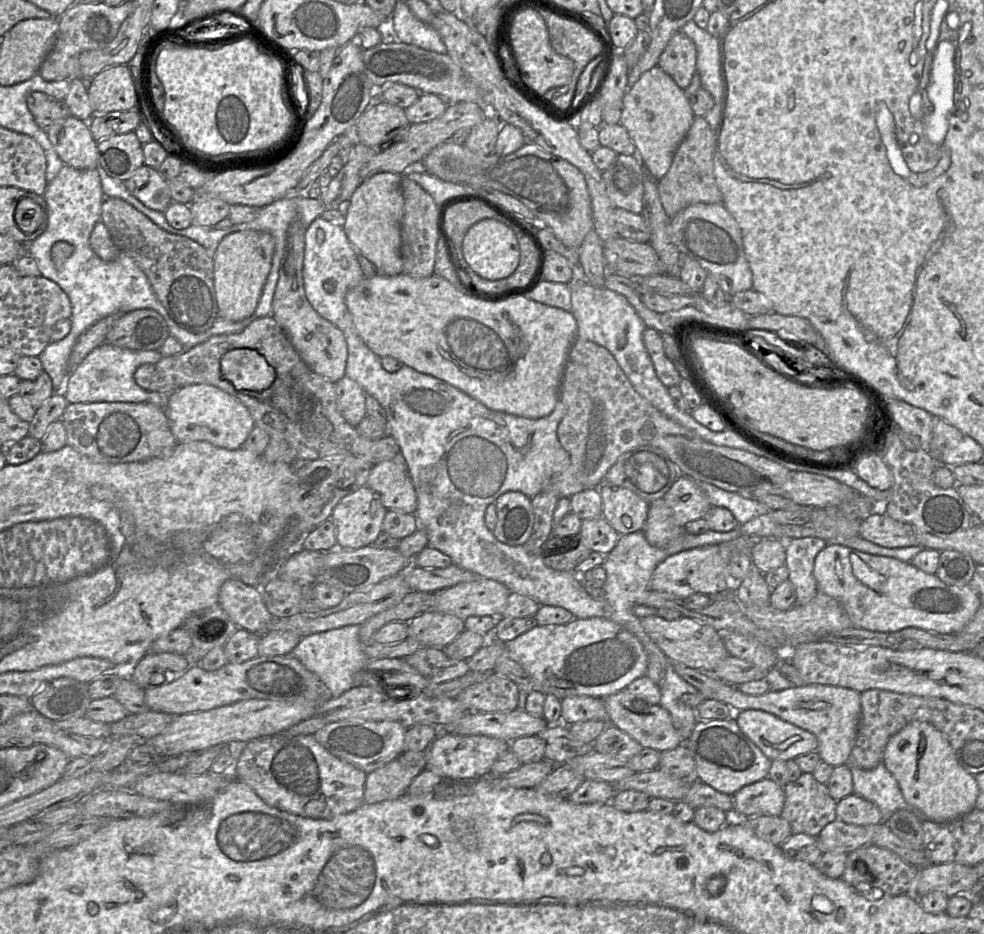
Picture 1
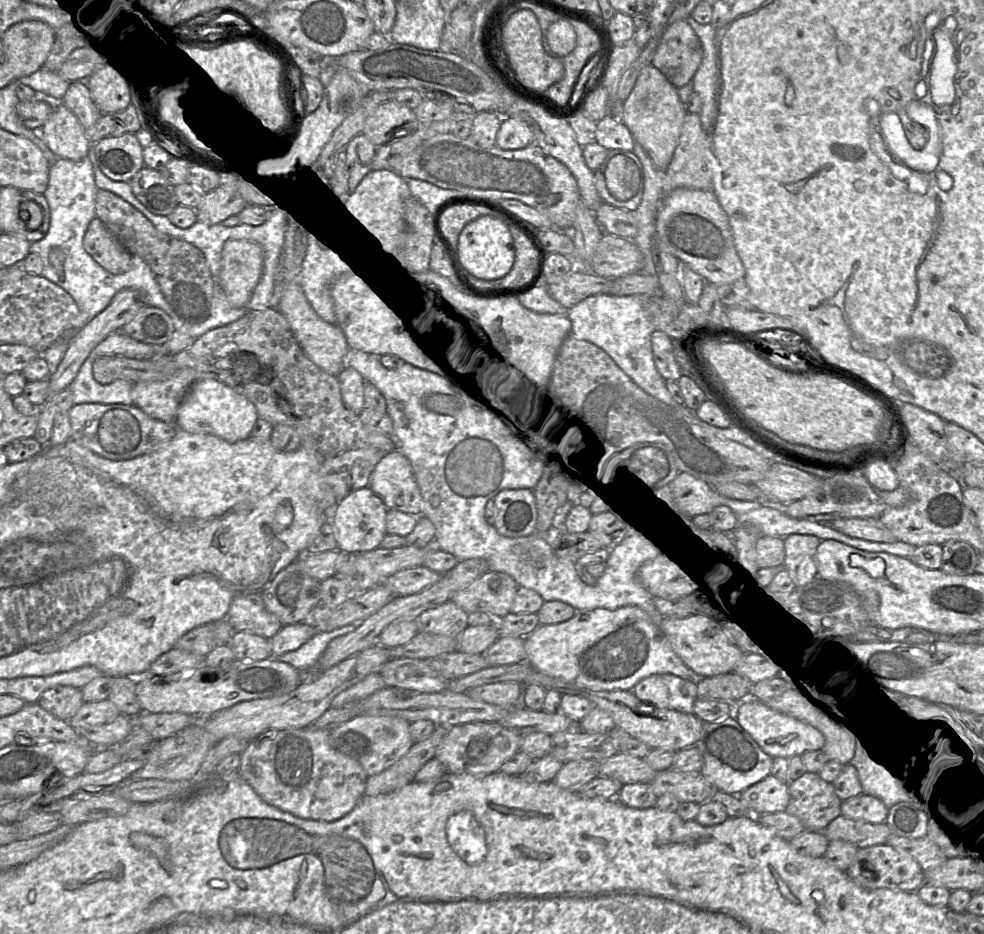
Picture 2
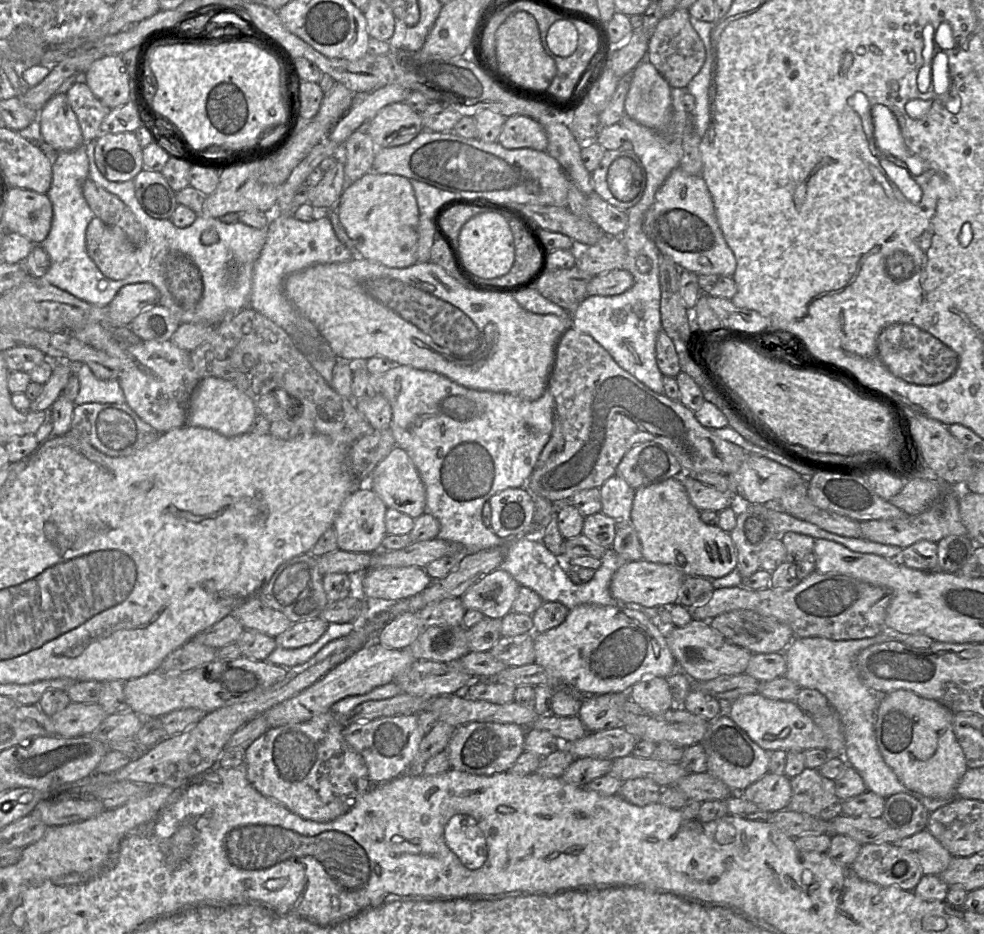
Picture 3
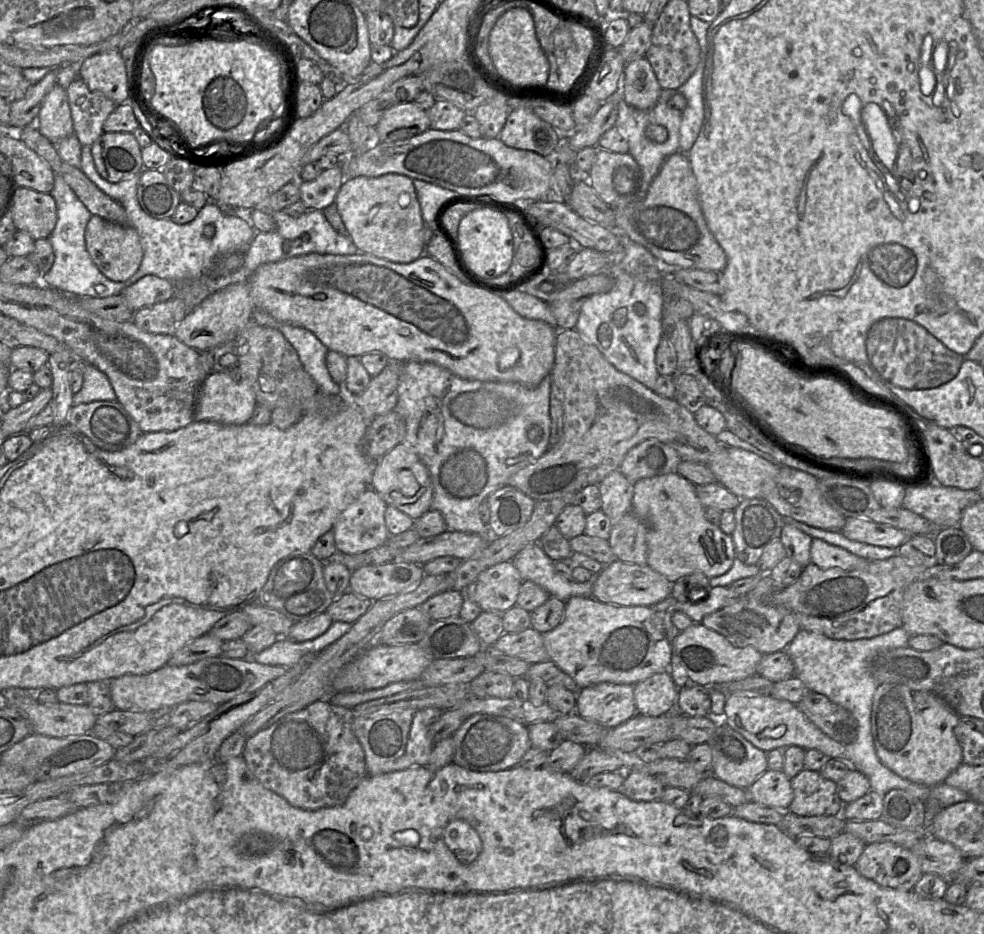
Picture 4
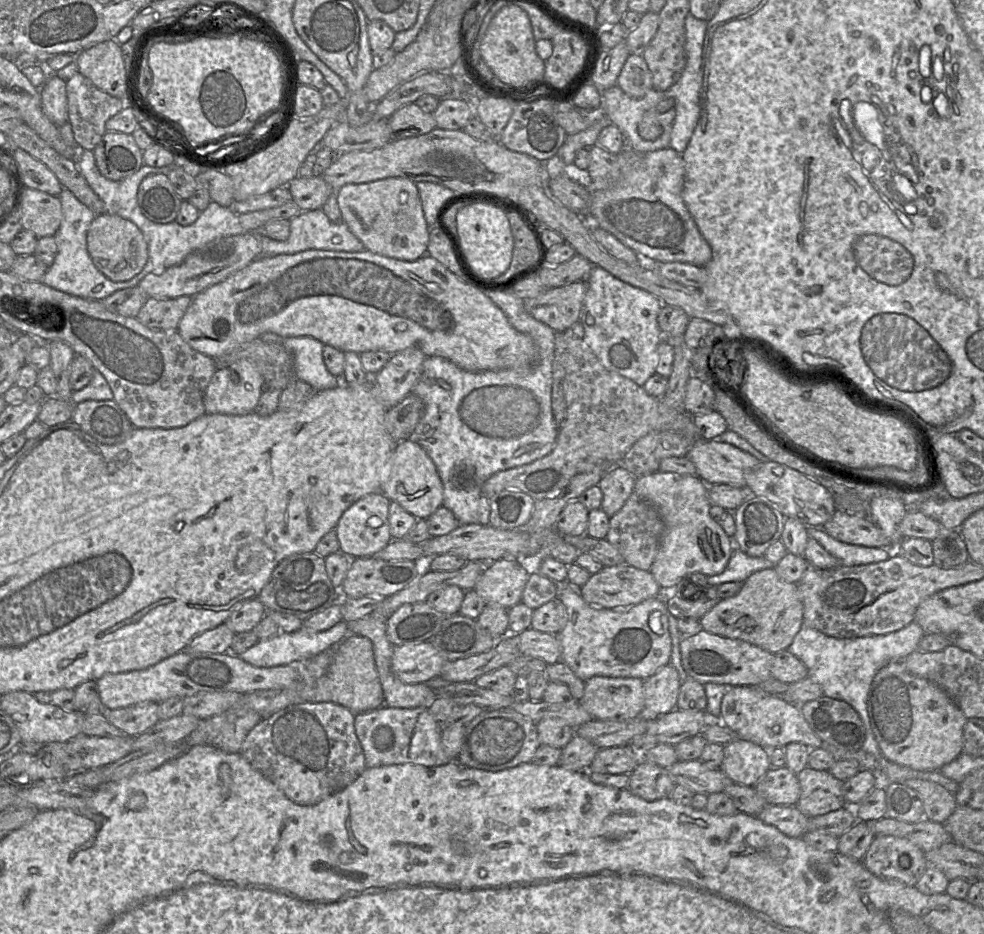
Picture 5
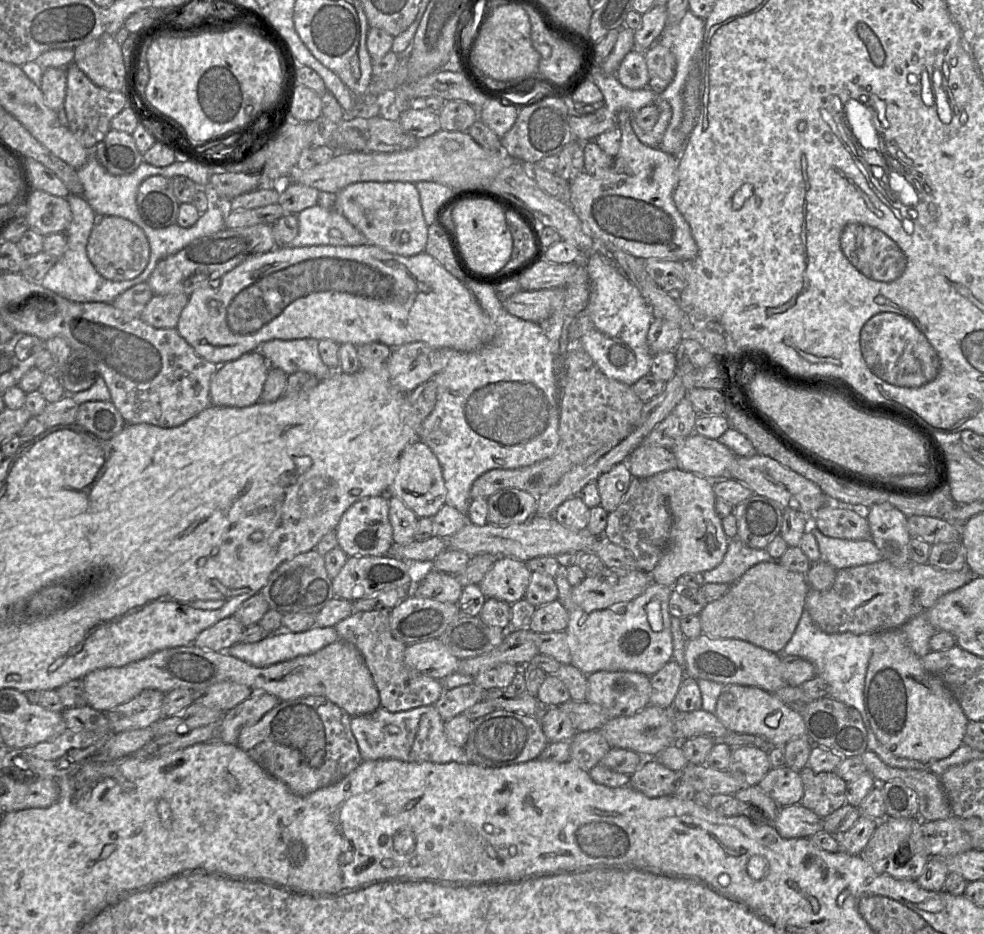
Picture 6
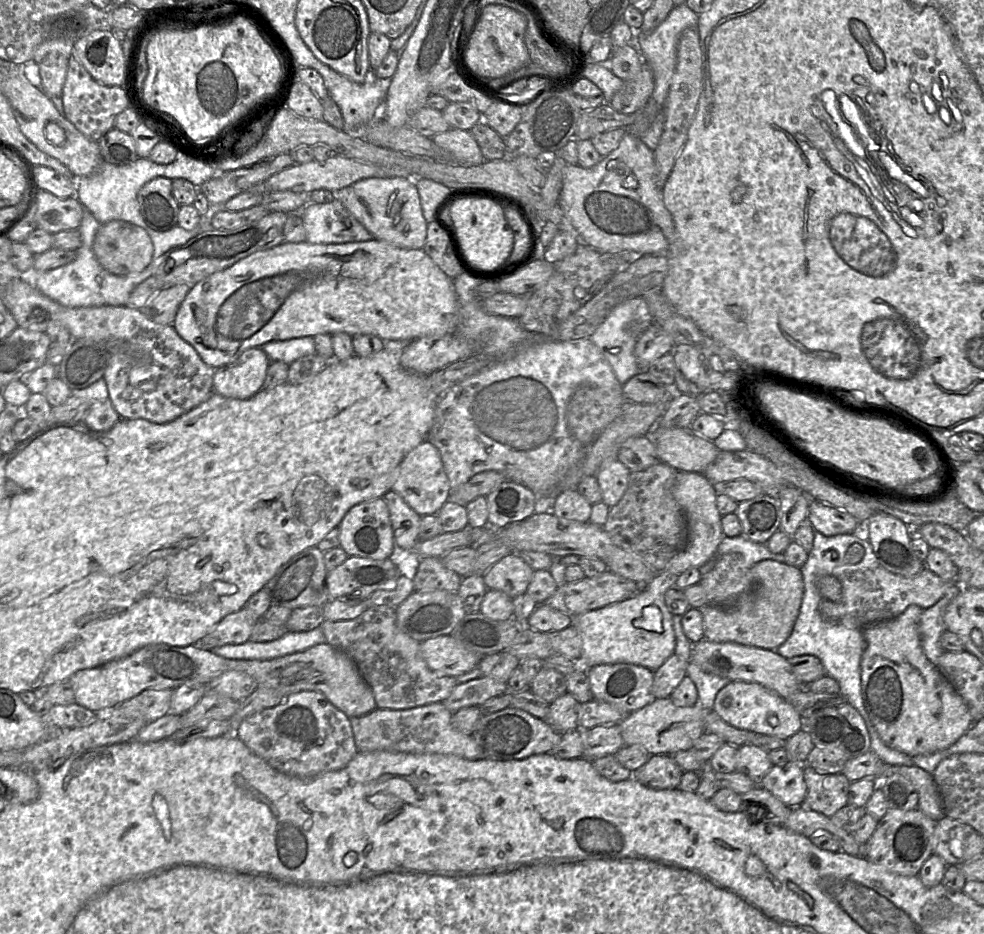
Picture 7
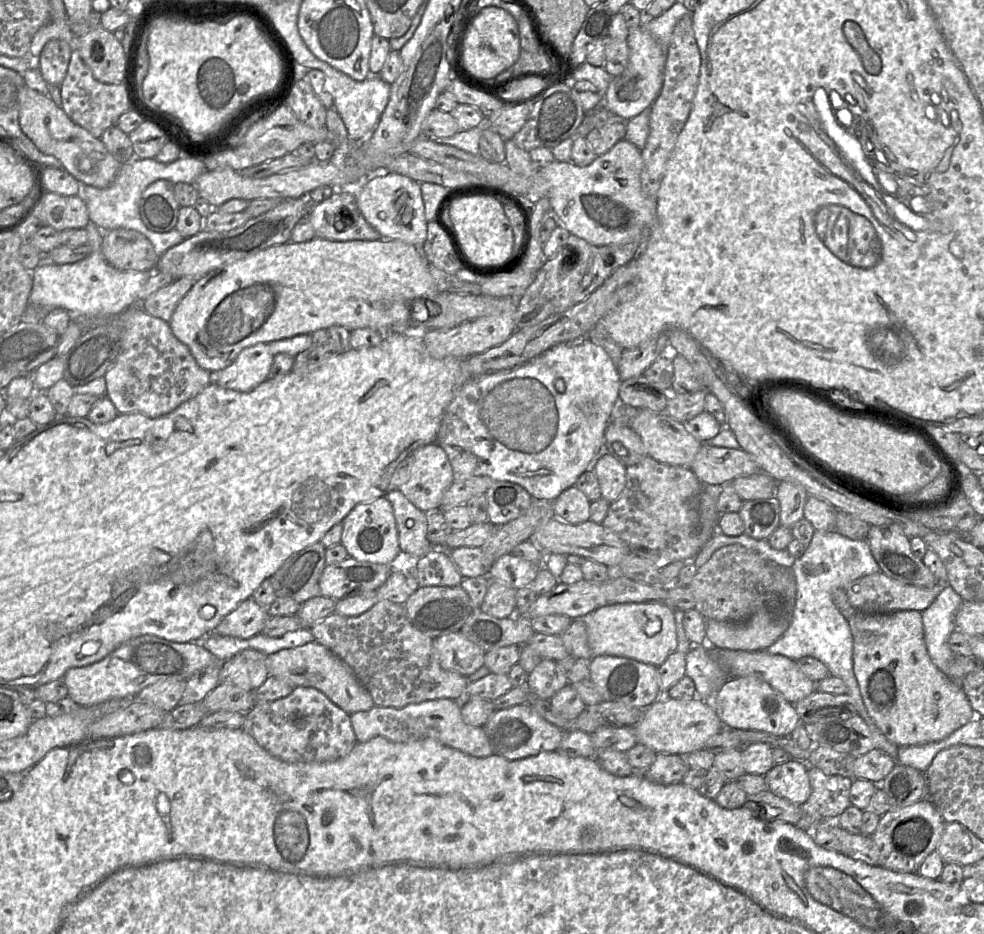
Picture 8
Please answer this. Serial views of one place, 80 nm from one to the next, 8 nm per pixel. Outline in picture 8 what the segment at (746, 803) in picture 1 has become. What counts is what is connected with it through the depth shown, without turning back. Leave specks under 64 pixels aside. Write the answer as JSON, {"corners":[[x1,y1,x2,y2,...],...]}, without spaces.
{"corners":[[792,758,774,765,764,775,767,790,802,807,811,794,808,767,805,762]]}

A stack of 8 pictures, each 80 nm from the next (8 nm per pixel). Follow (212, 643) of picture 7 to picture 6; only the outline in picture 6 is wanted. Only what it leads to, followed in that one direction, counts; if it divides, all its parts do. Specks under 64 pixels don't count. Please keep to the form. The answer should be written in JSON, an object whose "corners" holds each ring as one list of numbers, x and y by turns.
{"corners":[[230,616,203,630,193,644,202,649,225,653,227,649,240,643,243,630,241,623]]}

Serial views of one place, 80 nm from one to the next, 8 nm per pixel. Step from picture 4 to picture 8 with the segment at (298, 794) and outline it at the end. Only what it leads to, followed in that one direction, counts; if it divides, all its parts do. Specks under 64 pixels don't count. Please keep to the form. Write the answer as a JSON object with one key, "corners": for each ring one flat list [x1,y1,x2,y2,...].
{"corners":[[296,687,284,698,256,703,244,715,242,730,270,755,287,763,336,761,357,743,350,715,312,687]]}

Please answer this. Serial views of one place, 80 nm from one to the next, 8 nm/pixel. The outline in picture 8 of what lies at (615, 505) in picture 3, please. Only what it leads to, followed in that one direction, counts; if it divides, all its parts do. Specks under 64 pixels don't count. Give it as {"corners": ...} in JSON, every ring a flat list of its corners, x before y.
{"corners":[[602,452,593,462,602,498,612,503,619,498,626,484,626,467,608,452]]}

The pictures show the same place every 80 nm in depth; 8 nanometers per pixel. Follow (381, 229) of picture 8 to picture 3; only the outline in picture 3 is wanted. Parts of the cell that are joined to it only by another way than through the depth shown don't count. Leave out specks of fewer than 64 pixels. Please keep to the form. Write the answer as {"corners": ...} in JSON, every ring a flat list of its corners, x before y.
{"corners":[[369,171,357,181,346,185,336,210,358,256,391,268,405,268,418,263,420,212,410,179]]}

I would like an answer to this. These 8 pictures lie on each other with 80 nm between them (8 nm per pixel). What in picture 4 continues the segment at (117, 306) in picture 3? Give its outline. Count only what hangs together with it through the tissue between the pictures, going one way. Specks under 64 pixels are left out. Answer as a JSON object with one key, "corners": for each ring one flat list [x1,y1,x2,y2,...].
{"corners":[[146,275,120,293,127,306,137,312,143,307,165,302,175,297,175,285,154,275]]}

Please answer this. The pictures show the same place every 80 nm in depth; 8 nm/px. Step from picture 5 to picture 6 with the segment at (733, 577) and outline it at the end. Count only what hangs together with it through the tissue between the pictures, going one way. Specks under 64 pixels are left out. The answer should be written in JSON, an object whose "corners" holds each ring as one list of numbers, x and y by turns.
{"corners":[[738,537,729,539,727,552,722,562,714,569,704,572,706,583,725,583,732,585,747,570,761,562,778,561,770,556,766,549,753,549,746,546]]}

